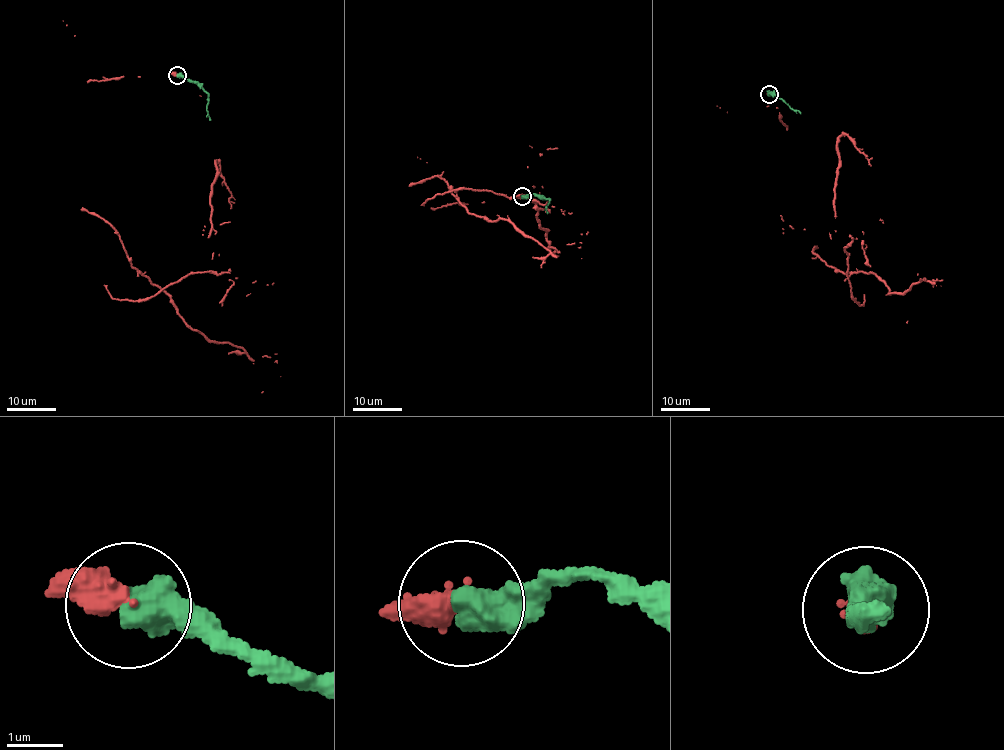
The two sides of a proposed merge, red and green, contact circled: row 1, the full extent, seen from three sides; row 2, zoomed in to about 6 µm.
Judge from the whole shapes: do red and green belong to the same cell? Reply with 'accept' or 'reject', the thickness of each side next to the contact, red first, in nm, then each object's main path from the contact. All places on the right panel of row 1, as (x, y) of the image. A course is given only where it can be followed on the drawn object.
reject | 500/650 nm | red via (769, 94), (838, 137), (829, 236), (852, 298), (859, 271), (890, 293), (933, 283), (919, 279), (907, 323) | green via (769, 93), (800, 113)

